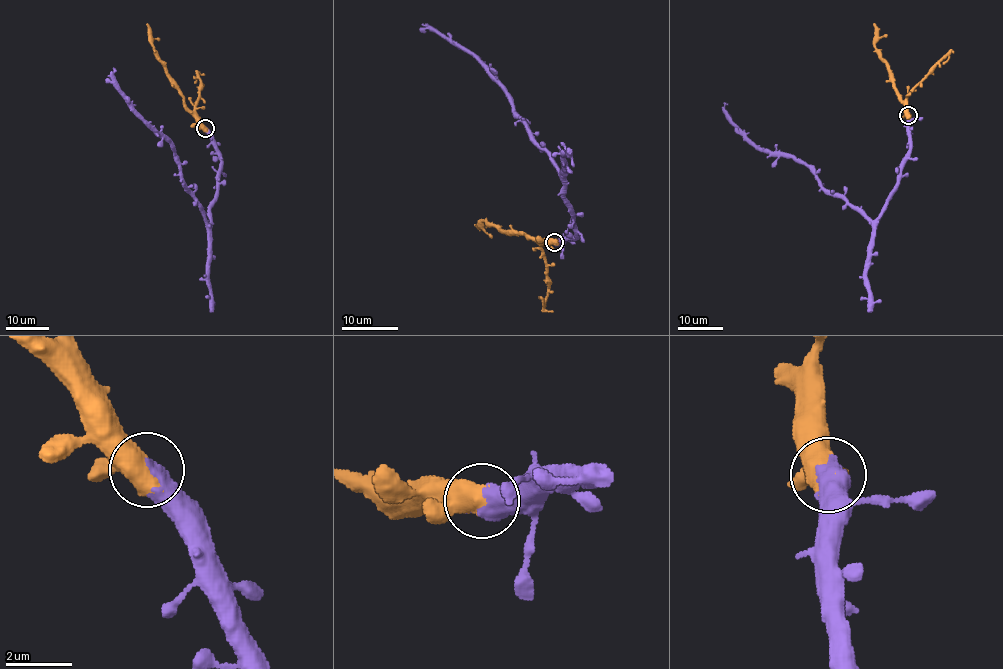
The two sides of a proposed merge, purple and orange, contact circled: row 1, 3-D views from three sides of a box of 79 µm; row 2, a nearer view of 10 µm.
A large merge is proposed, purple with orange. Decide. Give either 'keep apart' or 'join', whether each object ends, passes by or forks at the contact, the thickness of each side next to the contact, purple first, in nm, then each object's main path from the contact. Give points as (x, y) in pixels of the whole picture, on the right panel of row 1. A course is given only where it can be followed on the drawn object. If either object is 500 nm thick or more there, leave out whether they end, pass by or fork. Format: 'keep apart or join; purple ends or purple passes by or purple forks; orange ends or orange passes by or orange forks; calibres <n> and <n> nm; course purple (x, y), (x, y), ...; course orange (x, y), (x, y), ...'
join; calibres 360 and 600 nm; course purple (908, 115), (909, 156), (885, 209), (869, 220), (829, 193), (804, 164), (767, 153), (731, 122), (727, 104); course orange (908, 115), (906, 103), (897, 95), (893, 74), (874, 46), (873, 23)

